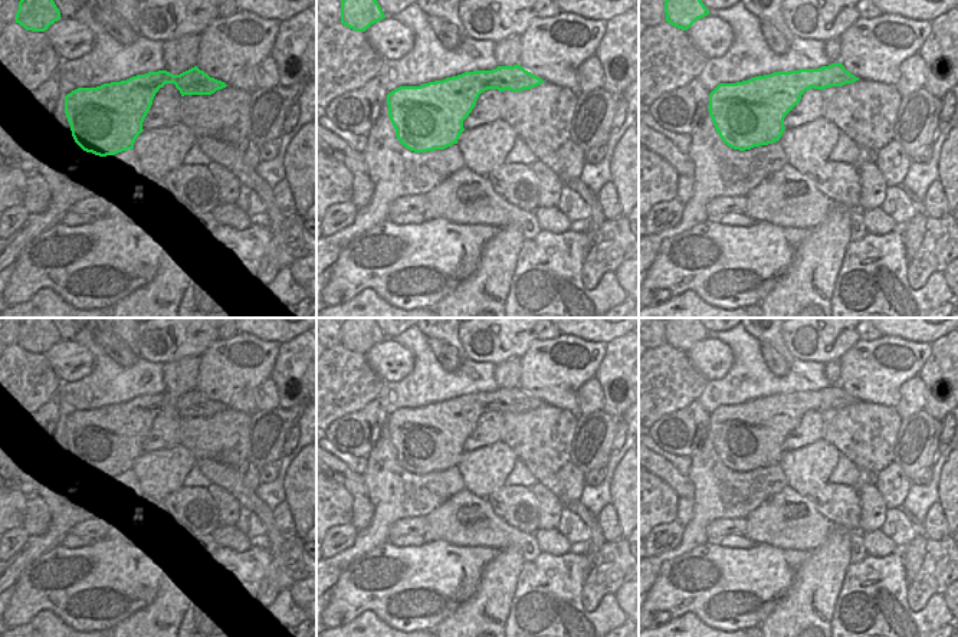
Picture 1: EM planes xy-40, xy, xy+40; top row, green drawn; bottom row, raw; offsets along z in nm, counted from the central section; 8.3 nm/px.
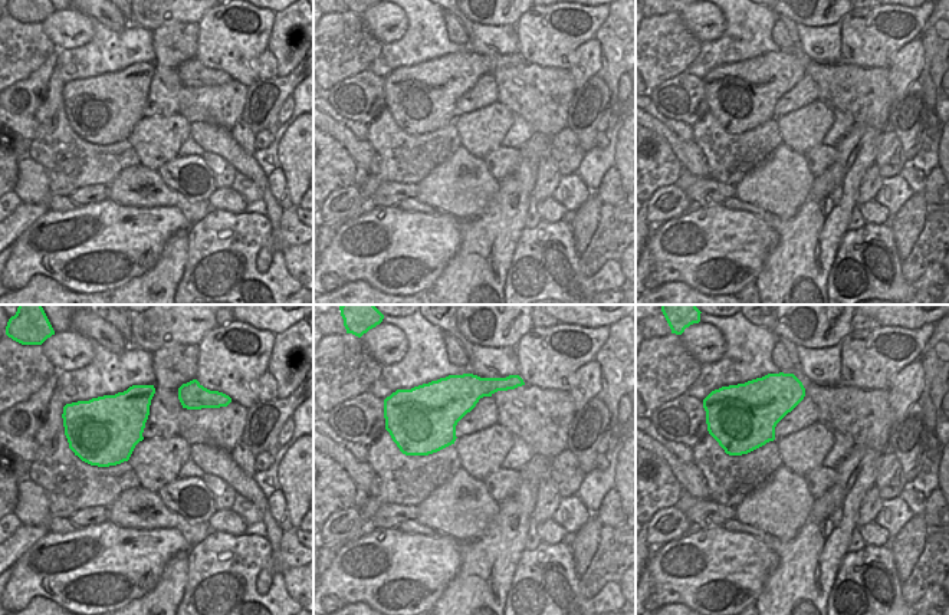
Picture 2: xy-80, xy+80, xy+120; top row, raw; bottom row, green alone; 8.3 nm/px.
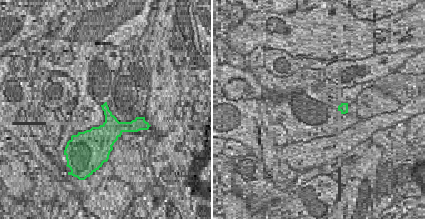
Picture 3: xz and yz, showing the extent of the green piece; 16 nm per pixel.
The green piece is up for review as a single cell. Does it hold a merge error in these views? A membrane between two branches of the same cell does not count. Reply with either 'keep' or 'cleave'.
keep

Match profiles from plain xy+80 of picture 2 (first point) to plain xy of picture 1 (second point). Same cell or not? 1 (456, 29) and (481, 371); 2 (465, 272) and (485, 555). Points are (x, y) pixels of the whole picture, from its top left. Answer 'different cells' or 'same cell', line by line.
1: different cells
2: different cells

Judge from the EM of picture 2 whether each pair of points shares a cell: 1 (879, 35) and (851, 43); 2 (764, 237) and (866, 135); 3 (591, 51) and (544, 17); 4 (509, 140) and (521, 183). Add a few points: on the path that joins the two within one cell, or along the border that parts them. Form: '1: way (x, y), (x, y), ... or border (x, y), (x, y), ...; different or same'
1: way (872, 35), (863, 43), (859, 43); same
2: border (742, 210), (761, 217), (777, 234), (764, 262); different
3: border (594, 38), (583, 42), (570, 55), (568, 68); different
4: border (534, 131), (515, 148); different

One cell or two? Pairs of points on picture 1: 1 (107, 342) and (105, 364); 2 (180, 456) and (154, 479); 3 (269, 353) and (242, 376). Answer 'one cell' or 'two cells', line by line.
1: two cells
2: one cell
3: one cell

